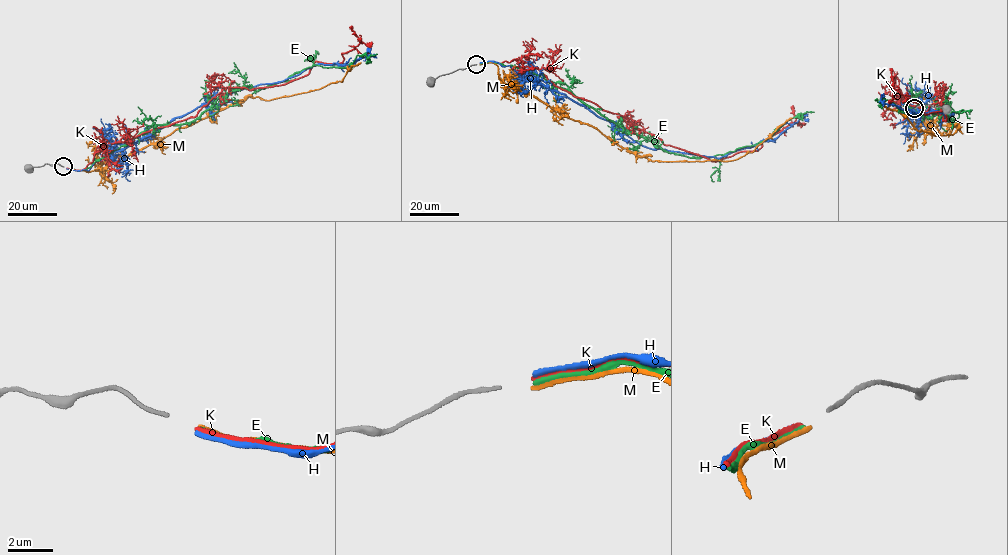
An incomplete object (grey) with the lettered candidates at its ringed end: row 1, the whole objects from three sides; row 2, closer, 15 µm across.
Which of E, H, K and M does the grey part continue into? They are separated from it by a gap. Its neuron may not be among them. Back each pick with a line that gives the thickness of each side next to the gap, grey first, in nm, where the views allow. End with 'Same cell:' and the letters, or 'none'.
K: 160/200 nm
Same cell: K

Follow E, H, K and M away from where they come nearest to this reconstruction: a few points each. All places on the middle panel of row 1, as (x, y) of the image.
E: (480, 63), (538, 75), (656, 147), (690, 157), (756, 145), (789, 120), (814, 112)
H: (480, 63), (510, 66), (650, 148), (725, 157), (774, 140), (804, 114)
K: (480, 63), (530, 63), (556, 85), (664, 144), (715, 161), (758, 150), (796, 119), (792, 105)
M: (480, 64), (496, 64), (506, 84), (652, 161), (736, 160), (792, 118)

